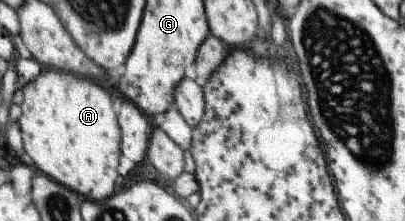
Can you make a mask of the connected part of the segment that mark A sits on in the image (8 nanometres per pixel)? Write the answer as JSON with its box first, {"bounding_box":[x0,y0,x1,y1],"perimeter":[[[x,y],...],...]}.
{"bounding_box":[19,68,122,201],"perimeter":[[[52,68],[44,69],[42,75],[24,87],[23,111],[19,117],[23,132],[25,152],[34,159],[33,169],[37,173],[48,175],[54,181],[78,193],[85,200],[106,201],[114,196],[120,167],[120,143],[122,129],[118,125],[118,115],[114,111],[114,101],[108,89],[95,81],[85,79],[74,73],[66,73]]]}

